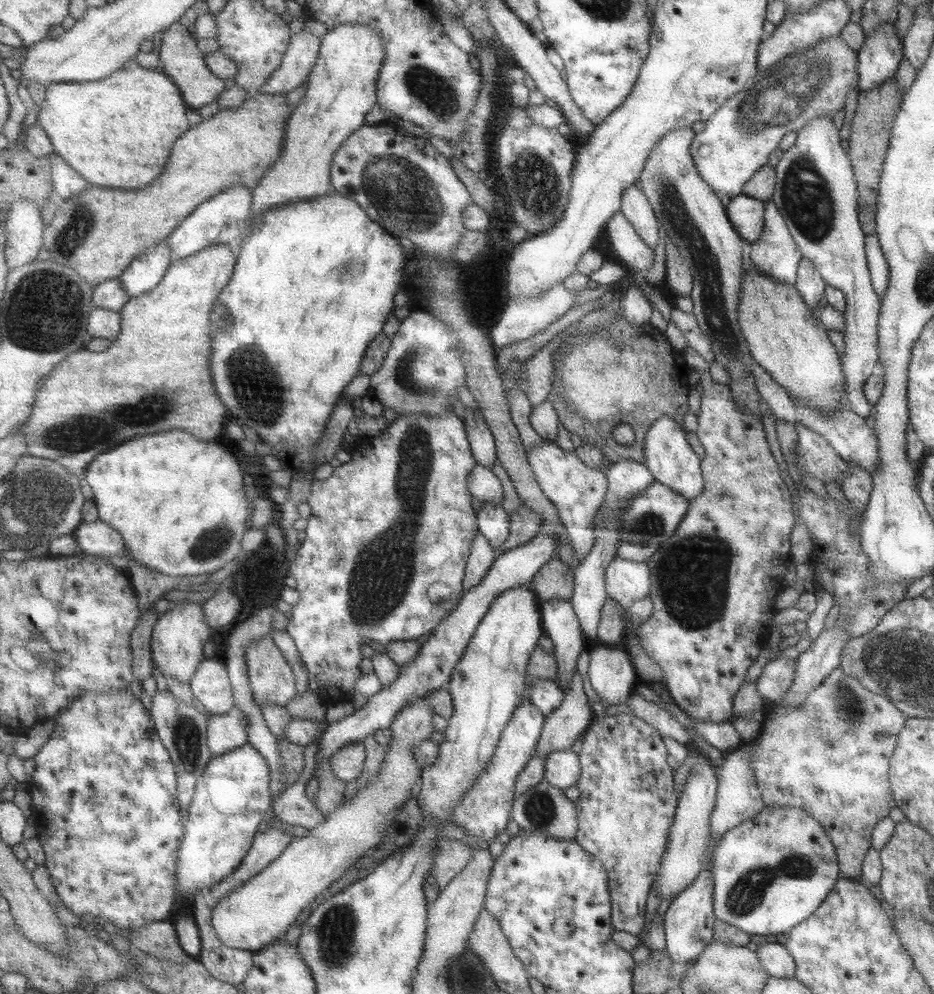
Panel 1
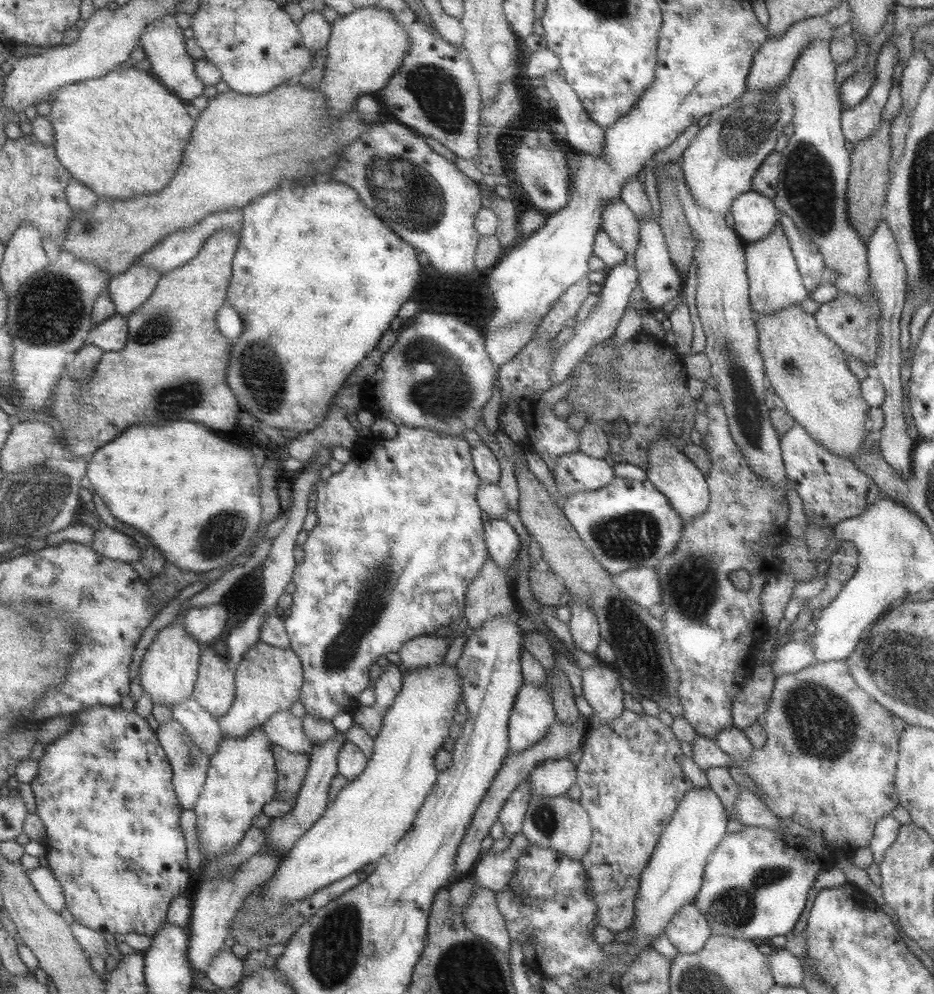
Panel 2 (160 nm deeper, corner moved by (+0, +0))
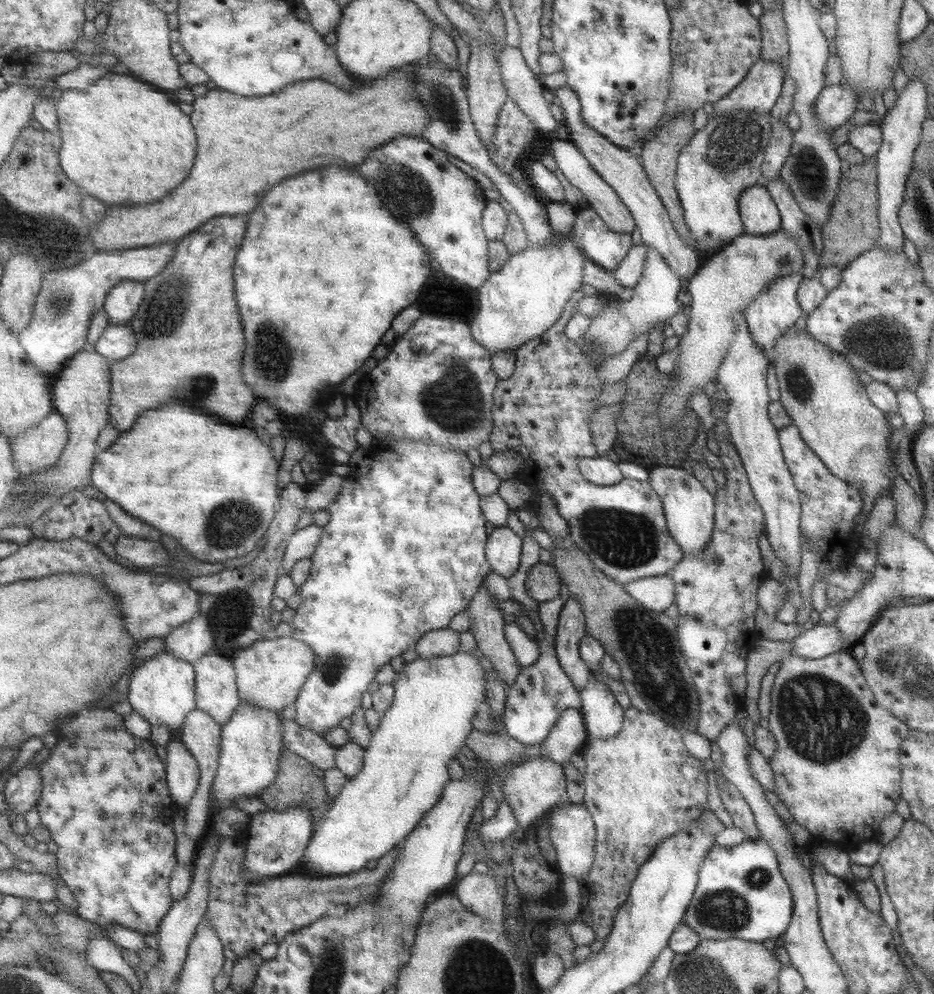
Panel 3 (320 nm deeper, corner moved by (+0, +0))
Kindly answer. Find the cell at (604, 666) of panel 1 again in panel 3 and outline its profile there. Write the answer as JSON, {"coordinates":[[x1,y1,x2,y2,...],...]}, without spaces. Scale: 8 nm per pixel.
{"coordinates":[[590,676,586,689,580,694,583,701,579,711,582,713,589,736,587,741,594,738,612,738,616,736,616,733,620,732,623,727,625,708,618,704,616,697,610,693,608,687,604,683,600,683,600,681,594,681]]}

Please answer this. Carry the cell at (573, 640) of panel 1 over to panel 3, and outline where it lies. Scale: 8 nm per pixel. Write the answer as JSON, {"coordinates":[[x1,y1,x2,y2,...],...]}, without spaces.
{"coordinates":[[566,710,540,744,540,757,564,763,570,760,572,754,581,753,588,739,582,713,579,710]]}

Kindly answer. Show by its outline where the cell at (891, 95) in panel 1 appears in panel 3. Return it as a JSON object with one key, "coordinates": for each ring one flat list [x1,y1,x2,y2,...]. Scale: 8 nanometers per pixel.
{"coordinates":[[866,157,863,165,847,166,842,173,839,193,832,206,829,220,820,228,824,239,824,250,820,257,816,276,829,264,846,267,860,254,872,250,880,238,877,194,877,157]]}

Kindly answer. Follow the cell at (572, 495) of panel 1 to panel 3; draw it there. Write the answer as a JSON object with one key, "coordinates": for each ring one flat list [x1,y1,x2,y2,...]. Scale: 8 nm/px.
{"coordinates":[[582,457,578,466,582,476,595,485,612,486,623,479,620,467,608,457]]}

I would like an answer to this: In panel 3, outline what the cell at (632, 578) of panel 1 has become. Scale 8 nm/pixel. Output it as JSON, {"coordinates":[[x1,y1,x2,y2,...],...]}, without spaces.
{"coordinates":[[670,574,636,579,624,588,641,606,658,613,665,613,675,602,676,590]]}

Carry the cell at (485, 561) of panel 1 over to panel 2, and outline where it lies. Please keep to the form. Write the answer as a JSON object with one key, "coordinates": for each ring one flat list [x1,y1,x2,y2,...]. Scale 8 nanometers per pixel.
{"coordinates":[[488,556,482,571,474,578,466,592,463,615,470,630,482,629,482,625,498,615,510,615,514,612,517,599,501,570]]}

